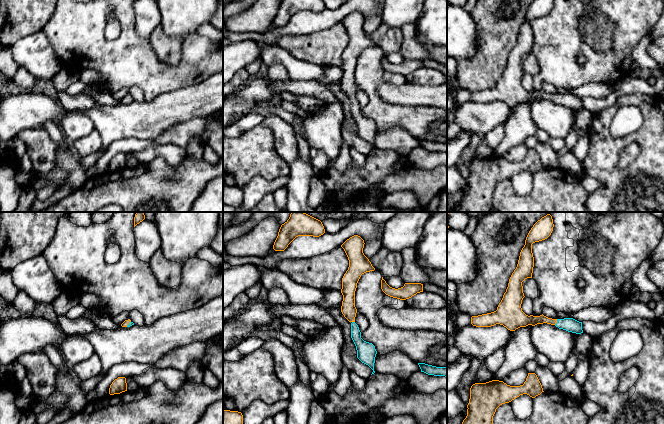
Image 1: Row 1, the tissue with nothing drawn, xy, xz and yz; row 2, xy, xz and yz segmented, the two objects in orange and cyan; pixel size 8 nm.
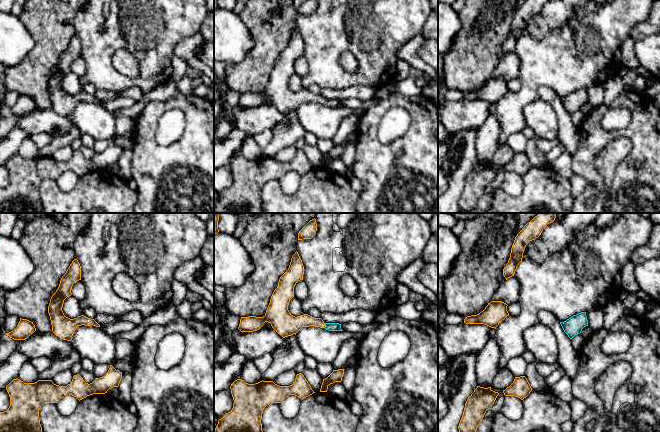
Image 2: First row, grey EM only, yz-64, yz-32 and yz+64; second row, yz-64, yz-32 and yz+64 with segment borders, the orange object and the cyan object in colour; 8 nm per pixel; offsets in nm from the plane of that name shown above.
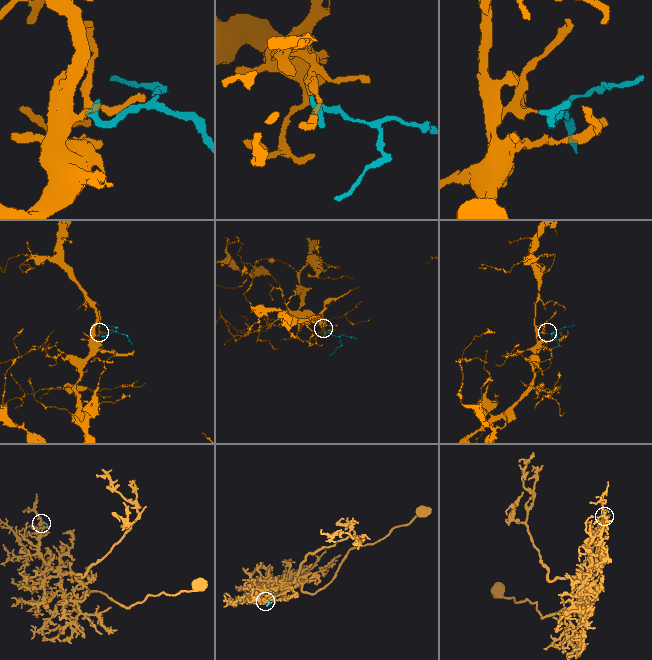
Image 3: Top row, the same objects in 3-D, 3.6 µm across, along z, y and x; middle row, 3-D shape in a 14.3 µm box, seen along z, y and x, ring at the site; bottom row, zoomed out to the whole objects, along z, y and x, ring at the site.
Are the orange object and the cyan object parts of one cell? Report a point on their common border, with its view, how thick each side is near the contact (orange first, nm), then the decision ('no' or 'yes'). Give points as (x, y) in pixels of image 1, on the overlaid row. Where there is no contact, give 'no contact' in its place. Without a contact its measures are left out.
yz (556, 322) | 90/110 nm | yes

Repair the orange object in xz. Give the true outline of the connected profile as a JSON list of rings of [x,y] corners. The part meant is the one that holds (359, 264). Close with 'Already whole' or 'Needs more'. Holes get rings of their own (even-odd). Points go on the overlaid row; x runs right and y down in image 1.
[[[354,235],[347,239],[341,247],[344,249],[348,260],[349,267],[342,278],[343,301],[341,312],[344,317],[351,323],[351,338],[356,346],[357,358],[364,364],[368,365],[374,371],[374,363],[377,351],[372,343],[366,342],[361,338],[361,332],[355,323],[357,309],[355,307],[355,291],[357,283],[362,274],[374,271],[369,259],[364,255],[364,240]]]. Needs more

